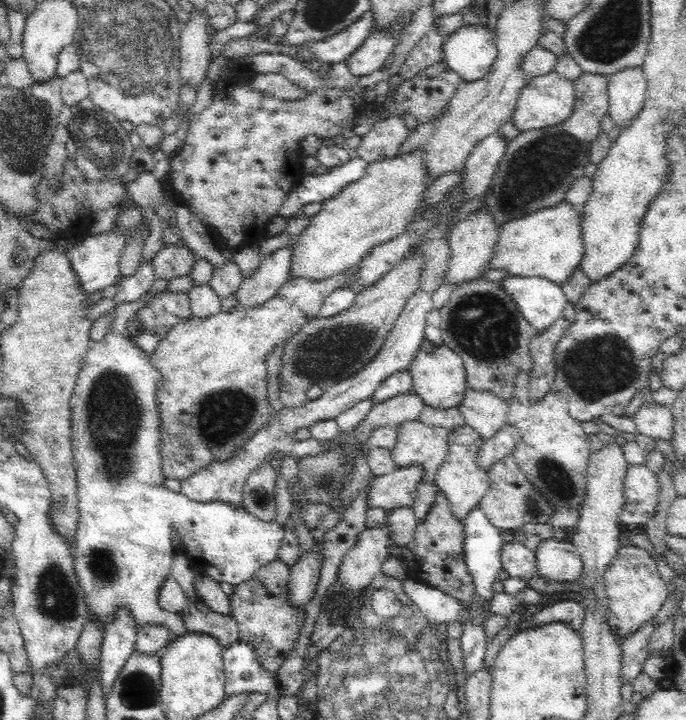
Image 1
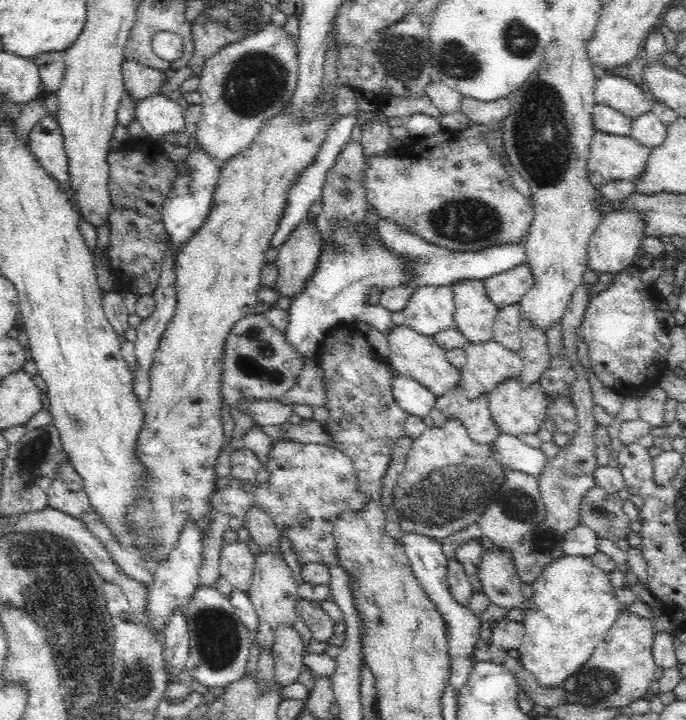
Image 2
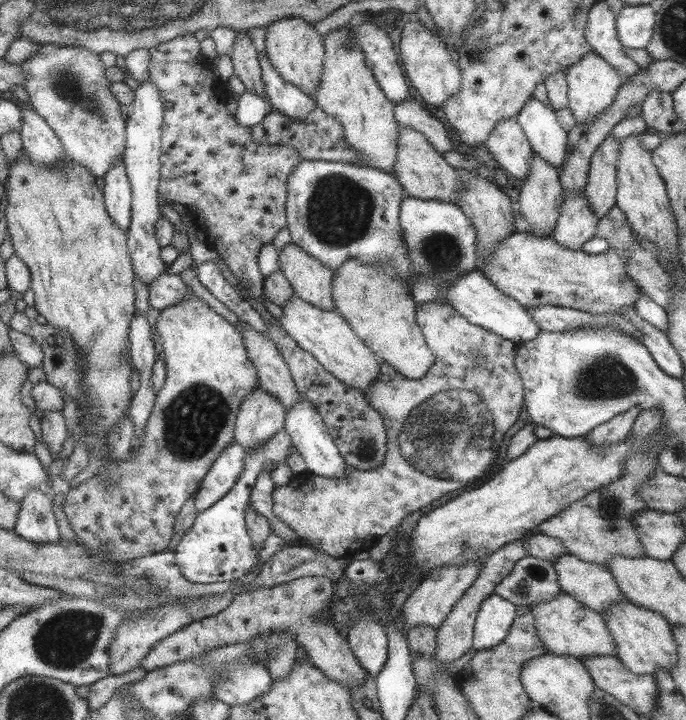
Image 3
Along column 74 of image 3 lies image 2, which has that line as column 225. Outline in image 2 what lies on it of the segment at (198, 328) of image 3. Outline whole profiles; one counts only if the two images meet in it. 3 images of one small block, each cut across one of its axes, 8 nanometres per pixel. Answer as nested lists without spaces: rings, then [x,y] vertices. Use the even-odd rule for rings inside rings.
[[[275,440],[266,460],[266,470],[269,472],[268,481],[264,484],[247,482],[230,478],[226,488],[218,488],[211,500],[208,528],[202,536],[202,564],[199,568],[199,584],[214,587],[220,578],[220,551],[224,546],[224,534],[228,531],[238,532],[247,530],[247,514],[252,507],[262,509],[266,513],[282,538],[287,538],[290,548],[300,566],[307,564],[339,565],[337,544],[333,538],[333,524],[344,511],[361,511],[368,498],[358,491],[357,475],[353,468],[352,459],[346,456],[335,445],[326,446],[308,442]]]

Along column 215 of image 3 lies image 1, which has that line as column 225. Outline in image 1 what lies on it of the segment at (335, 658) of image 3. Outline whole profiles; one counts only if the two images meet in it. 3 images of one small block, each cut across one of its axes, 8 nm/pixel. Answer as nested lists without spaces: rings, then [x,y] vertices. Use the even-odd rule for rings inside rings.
[[[198,596],[195,601],[186,597],[184,608],[178,615],[183,620],[186,632],[208,633],[224,649],[238,640],[238,627],[234,617],[211,611]]]

